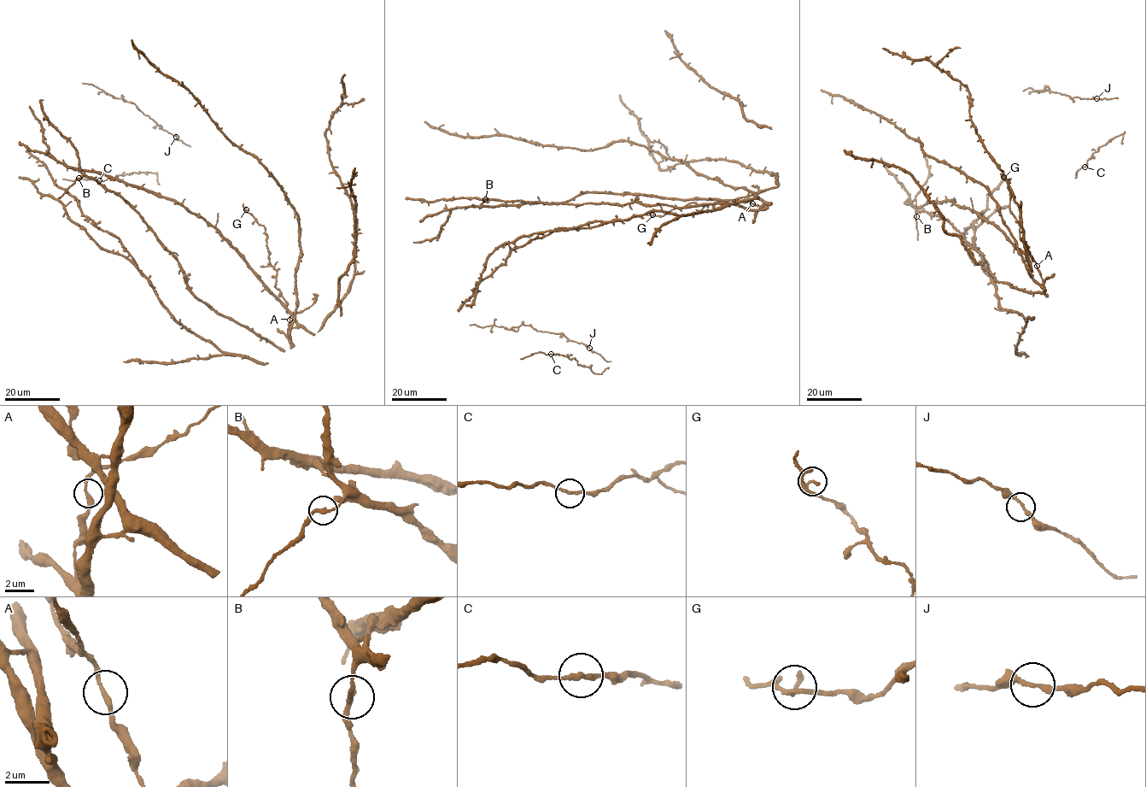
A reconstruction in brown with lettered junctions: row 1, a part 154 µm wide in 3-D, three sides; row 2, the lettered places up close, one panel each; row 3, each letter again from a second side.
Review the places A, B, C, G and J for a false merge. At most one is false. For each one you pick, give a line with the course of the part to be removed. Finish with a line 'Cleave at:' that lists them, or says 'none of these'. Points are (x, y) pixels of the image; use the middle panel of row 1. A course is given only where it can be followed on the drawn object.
Cleave at: B

